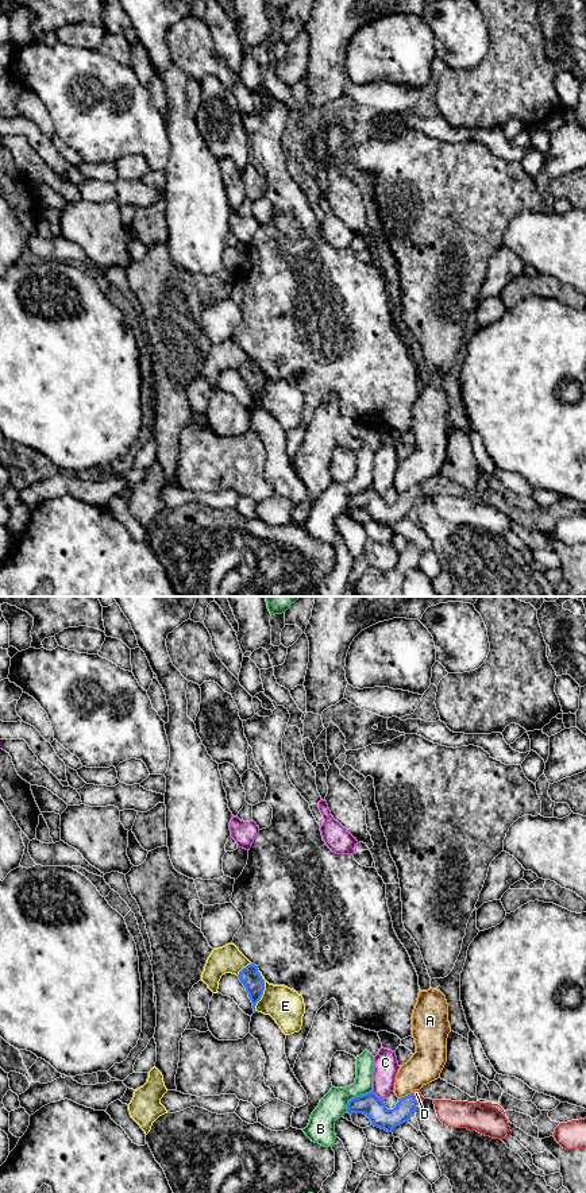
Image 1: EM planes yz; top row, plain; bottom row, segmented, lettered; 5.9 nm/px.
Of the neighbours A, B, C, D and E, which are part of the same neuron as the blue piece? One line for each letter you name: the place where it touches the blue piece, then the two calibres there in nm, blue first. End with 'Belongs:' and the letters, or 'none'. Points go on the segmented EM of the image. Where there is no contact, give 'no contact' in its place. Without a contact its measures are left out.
D: meets blue in yz at (415, 1099); 140 nm thick on the blue side, 50 nm on the other
Belongs: D

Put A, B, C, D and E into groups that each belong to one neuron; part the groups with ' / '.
A / B / C / D / E

